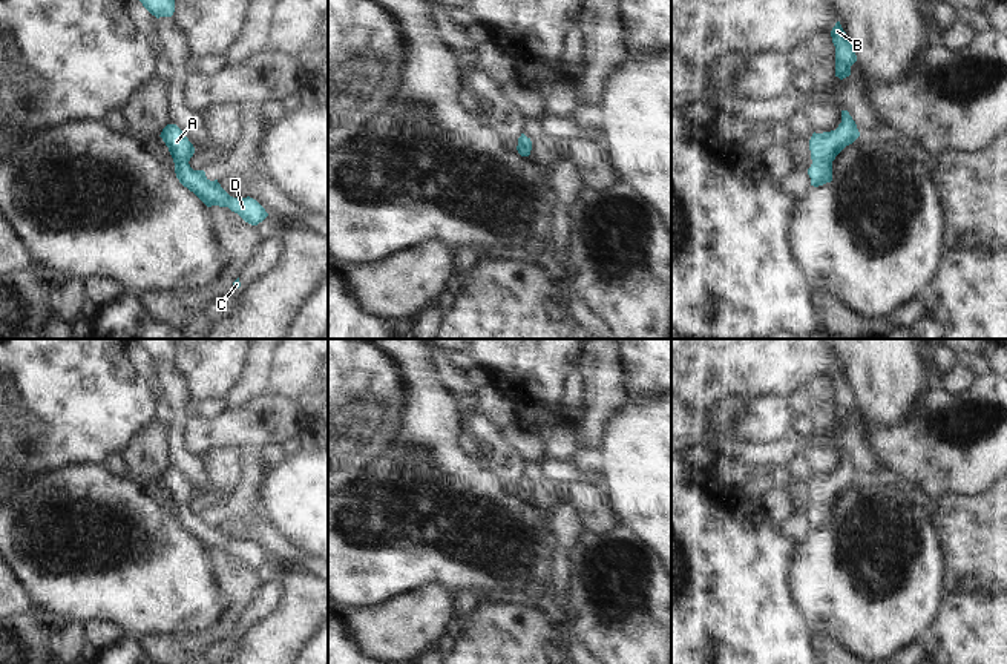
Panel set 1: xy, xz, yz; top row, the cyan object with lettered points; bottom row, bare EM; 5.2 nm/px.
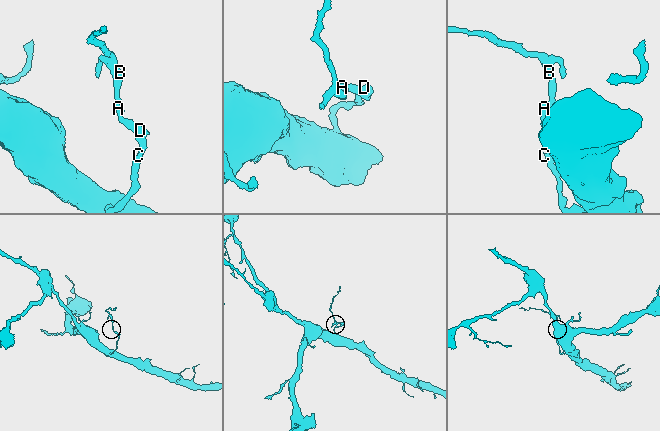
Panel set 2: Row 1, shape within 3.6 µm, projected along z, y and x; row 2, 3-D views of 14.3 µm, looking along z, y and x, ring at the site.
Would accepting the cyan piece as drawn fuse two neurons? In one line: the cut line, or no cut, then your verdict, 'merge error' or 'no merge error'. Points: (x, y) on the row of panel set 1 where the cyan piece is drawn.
cut none; no merge error

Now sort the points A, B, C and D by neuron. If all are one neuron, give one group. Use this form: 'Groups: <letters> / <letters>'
Groups: A B C D

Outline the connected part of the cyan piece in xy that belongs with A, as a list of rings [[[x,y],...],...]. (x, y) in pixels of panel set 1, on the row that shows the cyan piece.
[[[167,124],[159,136],[169,147],[179,182],[193,192],[207,207],[228,207],[251,225],[257,225],[268,216],[256,199],[250,196],[233,198],[221,187],[218,179],[210,181],[204,170],[193,170],[189,161],[195,153],[195,147],[176,124]]]

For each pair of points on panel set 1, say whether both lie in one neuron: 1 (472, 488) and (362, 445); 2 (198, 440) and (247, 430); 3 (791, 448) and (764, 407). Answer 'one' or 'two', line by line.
1: two
2: one
3: two

